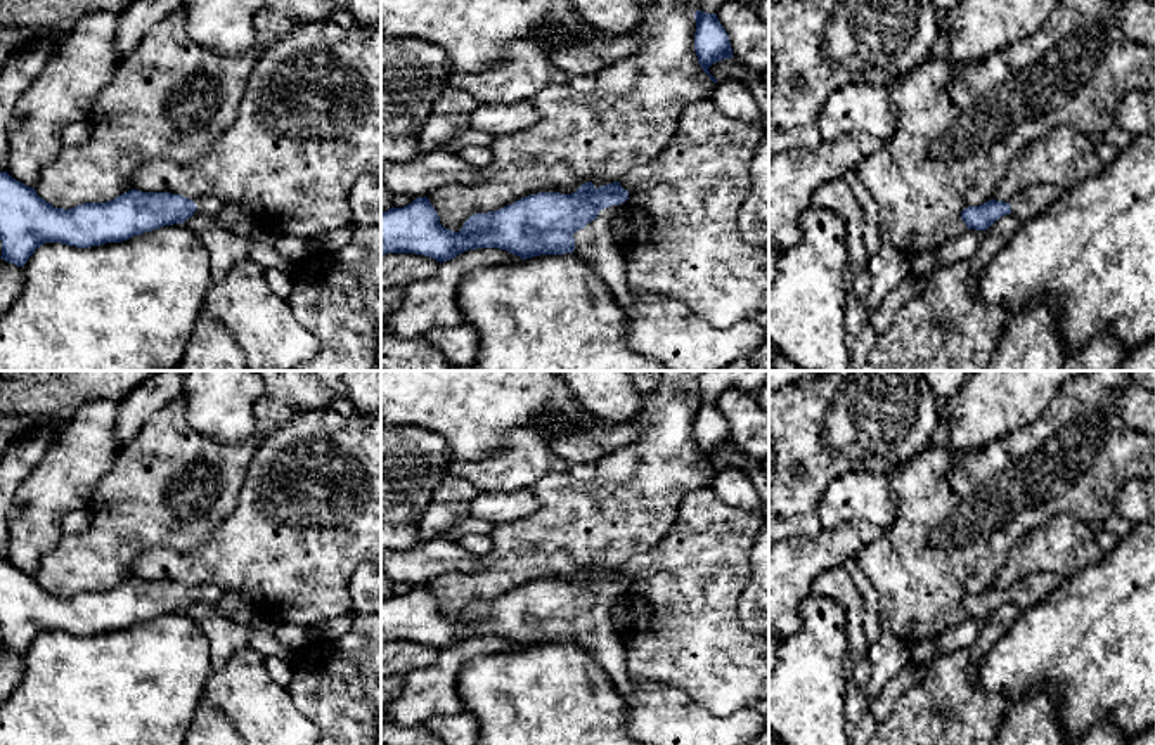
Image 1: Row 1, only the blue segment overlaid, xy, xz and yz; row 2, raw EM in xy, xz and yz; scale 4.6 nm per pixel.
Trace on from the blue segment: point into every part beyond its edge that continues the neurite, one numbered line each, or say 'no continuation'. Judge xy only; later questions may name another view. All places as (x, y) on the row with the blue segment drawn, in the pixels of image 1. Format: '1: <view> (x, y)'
1: xy (208, 205)

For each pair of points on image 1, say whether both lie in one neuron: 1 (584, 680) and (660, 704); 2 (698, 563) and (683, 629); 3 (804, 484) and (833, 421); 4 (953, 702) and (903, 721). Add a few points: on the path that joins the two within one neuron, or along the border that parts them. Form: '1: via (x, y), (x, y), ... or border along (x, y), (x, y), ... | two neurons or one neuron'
1: border along (625, 704), (625, 723), (629, 726) | two neurons
2: via (691, 579), (683, 593), (683, 614) | one neuron
3: via (807, 468), (811, 451), (825, 437) | one neuron
4: via (941, 707), (923, 721), (915, 721) | one neuron

